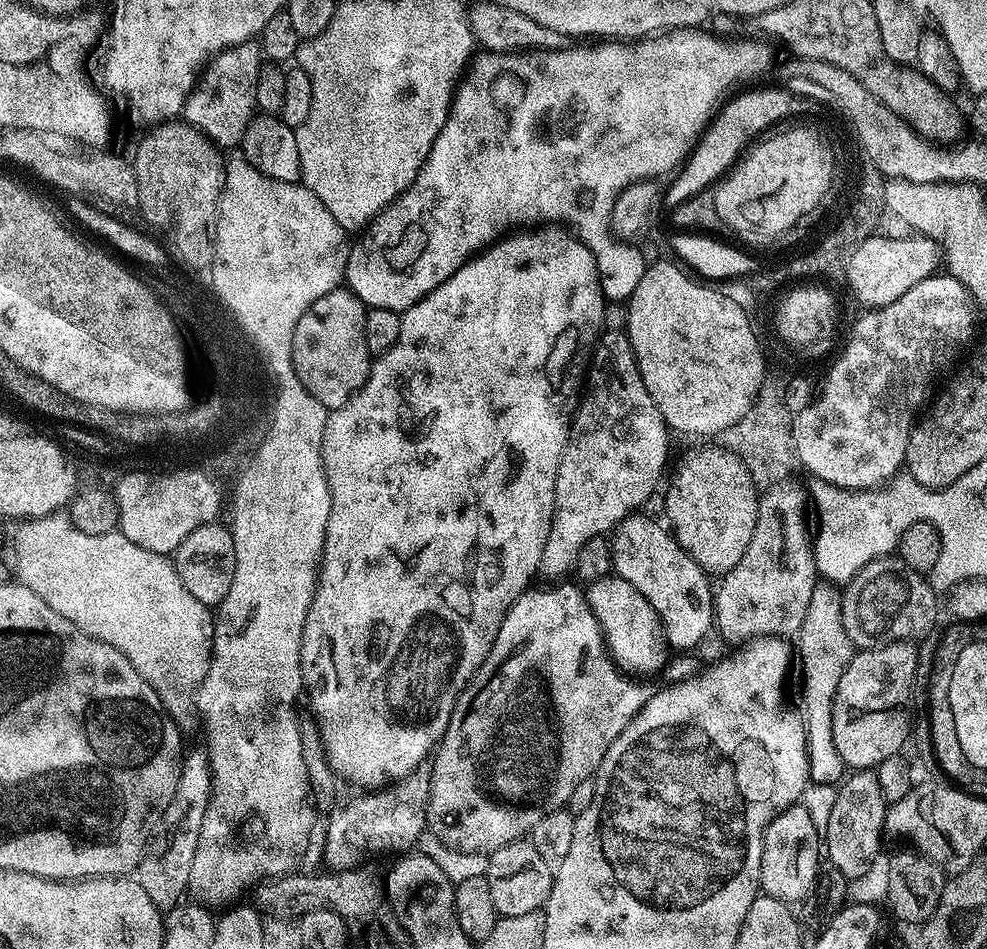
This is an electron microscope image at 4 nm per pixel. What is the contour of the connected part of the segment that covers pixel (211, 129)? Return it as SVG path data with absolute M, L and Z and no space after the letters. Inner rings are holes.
M256 42L240 44L237 48L220 53L211 61L203 80L184 104L183 119L221 150L239 149L244 143L244 135L258 115L258 84L262 71L260 60L261 45Z

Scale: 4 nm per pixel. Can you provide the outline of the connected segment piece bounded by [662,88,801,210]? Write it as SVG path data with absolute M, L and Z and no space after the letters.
M774 88L752 90L732 100L730 98L712 118L699 143L693 148L692 155L673 177L675 180L670 188L665 189L662 196L663 205L670 210L676 208L686 198L705 190L721 179L735 165L745 148L762 134L760 132L768 127L771 129L774 126L772 124L782 119L785 121L796 114L795 110L801 102L799 97L796 98L784 90Z

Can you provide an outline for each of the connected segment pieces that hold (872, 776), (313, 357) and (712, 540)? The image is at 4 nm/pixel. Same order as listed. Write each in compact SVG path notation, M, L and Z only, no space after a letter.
M856 770L837 787L837 800L830 814L830 822L822 835L822 848L827 863L838 866L849 882L860 880L872 868L880 852L880 835L885 835L886 801L878 786L875 771Z
M347 287L324 294L302 316L296 327L293 360L300 381L329 410L340 408L360 391L372 369L373 355L366 346L368 308Z
M719 446L713 448L692 448L680 460L680 465L672 472L672 481L668 492L663 493L664 516L670 525L670 531L676 540L698 562L698 566L709 574L723 574L734 570L750 546L750 537L754 535L754 522L758 522L760 496L756 484L750 478L750 470L733 452Z

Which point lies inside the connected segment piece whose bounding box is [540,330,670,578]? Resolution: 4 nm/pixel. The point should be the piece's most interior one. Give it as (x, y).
(617, 445)

